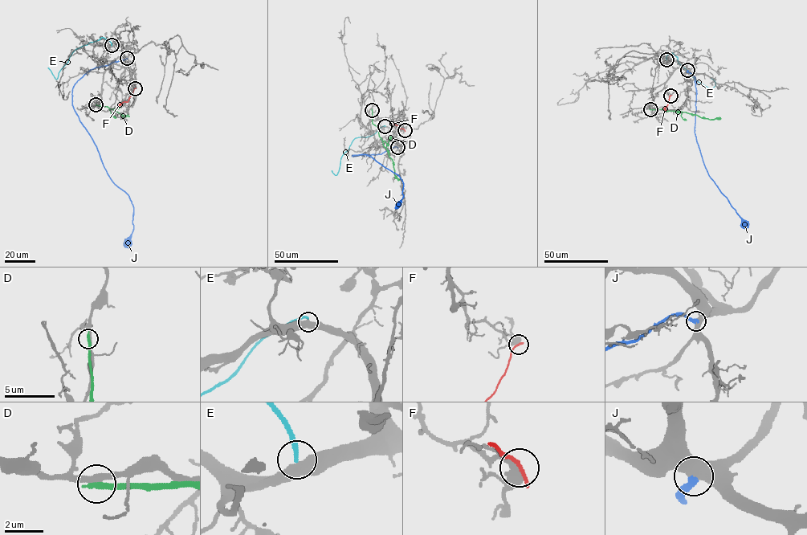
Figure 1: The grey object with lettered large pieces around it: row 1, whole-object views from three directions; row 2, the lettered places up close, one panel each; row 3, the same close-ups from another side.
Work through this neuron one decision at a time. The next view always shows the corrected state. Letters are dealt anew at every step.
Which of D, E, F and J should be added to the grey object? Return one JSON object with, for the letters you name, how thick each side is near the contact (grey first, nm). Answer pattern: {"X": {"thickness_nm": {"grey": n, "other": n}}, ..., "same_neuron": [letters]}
{"J": {"thickness_nm": {"grey": 480, "other": 320}}, "same_neuron": ["J"]}

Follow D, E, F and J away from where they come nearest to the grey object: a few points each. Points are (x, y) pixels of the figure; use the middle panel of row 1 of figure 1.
D: (372, 110), (372, 123), (377, 128), (383, 145), (393, 161), (394, 175), (400, 180)
E: (385, 126), (372, 135), (355, 138), (342, 156), (336, 175), (332, 170)
F: (405, 130), (391, 125)
J: (397, 147), (381, 154), (352, 155), (366, 154), (400, 177), (403, 183), (403, 197), (395, 207)

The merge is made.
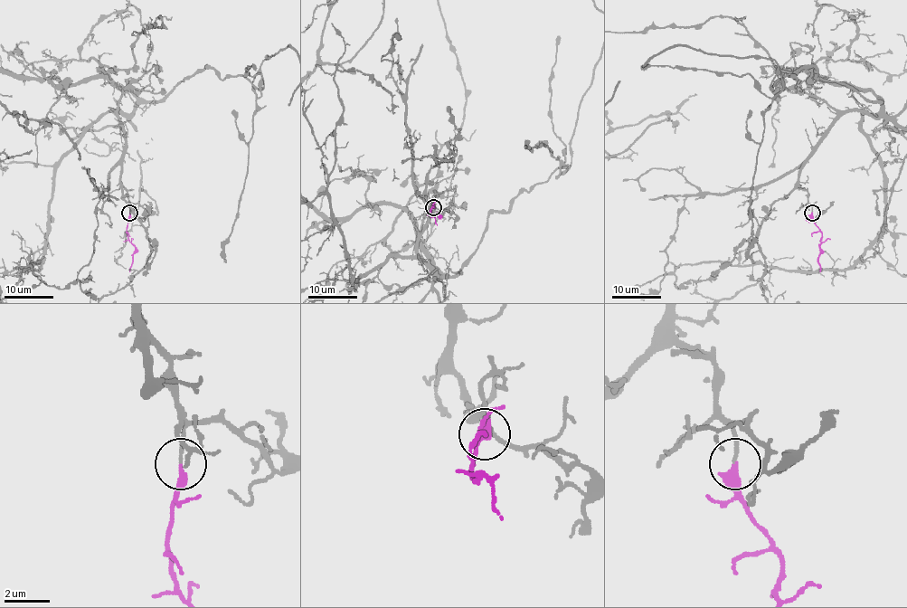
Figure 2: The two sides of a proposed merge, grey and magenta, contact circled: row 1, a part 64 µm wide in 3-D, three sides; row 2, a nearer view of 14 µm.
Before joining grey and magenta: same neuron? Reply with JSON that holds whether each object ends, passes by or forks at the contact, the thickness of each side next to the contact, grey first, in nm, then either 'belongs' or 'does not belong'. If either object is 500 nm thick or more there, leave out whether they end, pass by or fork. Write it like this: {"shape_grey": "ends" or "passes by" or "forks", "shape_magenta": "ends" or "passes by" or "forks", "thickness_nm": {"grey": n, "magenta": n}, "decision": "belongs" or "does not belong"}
{"shape_grey": "ends", "shape_magenta": "ends", "thickness_nm": {"grey": 140, "magenta": 420}, "decision": "belongs"}

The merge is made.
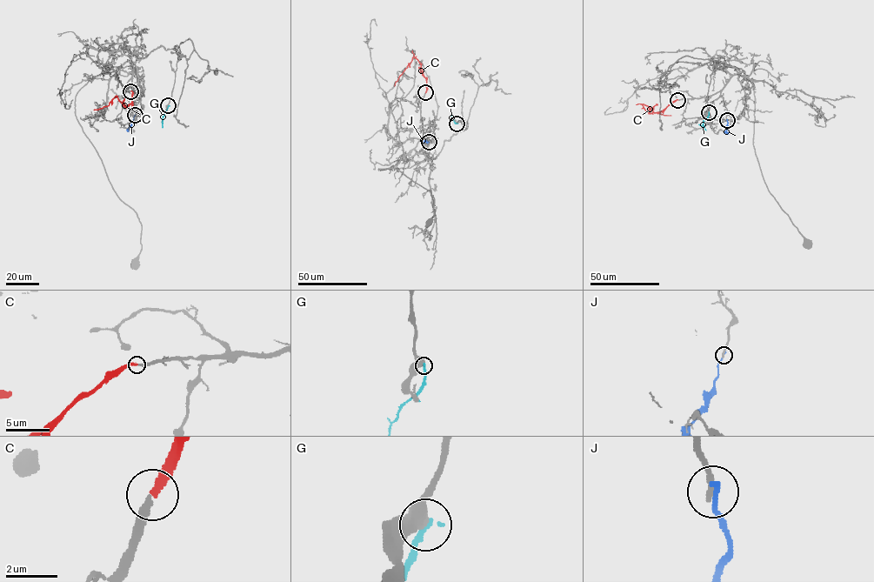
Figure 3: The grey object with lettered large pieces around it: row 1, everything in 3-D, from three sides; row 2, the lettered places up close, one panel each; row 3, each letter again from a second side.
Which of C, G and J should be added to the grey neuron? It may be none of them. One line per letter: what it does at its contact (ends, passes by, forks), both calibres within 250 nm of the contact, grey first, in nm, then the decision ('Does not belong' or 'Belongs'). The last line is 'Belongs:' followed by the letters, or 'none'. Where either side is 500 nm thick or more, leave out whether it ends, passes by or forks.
C: It ends there. Thickness 240 nm (grey) against 240 nm. Belongs
G: It ends there. Thickness 440 nm (grey) against 240 nm. Does not belong
J: It ends there. Thickness 200 nm (grey) against 200 nm. Does not belong
Belongs: C

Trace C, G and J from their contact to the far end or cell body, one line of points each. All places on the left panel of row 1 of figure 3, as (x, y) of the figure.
C: (130, 91), (132, 102), (128, 106), (124, 107), (115, 96), (107, 106), (94, 110)
G: (169, 105), (162, 118), (162, 127)
J: (135, 115), (128, 131)

